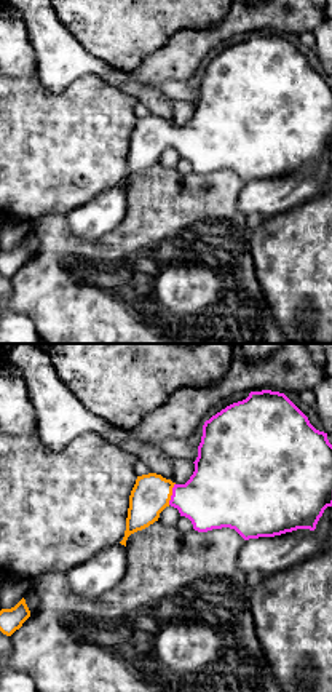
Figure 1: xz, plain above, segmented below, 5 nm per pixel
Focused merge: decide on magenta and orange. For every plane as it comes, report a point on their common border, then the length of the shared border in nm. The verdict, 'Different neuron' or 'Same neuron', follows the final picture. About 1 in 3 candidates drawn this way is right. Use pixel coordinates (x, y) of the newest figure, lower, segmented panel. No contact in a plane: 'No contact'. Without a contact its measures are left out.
Touches magenta at (173, 494). Shared border 120 nm

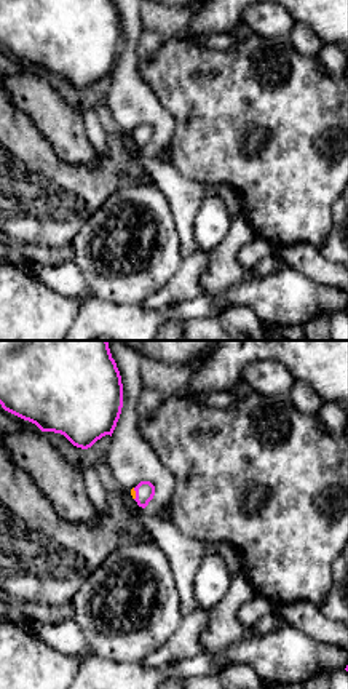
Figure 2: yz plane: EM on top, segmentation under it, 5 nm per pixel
Touches magenta at (136, 494). Shared border 60 nm

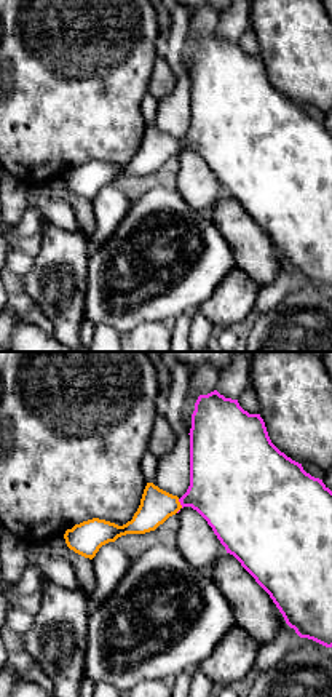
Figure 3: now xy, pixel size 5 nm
Touches magenta at (181, 504). Shared border 70 nm

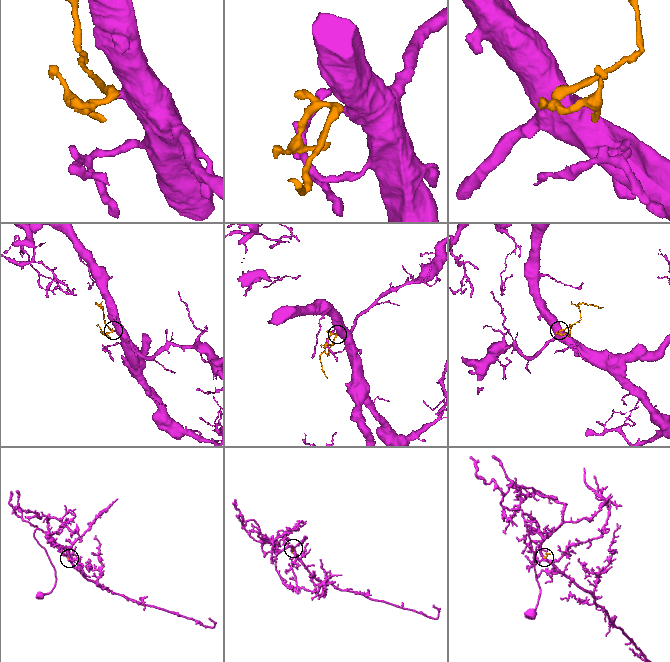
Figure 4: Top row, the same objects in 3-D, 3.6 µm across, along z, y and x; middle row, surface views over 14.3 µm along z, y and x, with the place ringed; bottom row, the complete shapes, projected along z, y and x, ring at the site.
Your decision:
Same neuron

